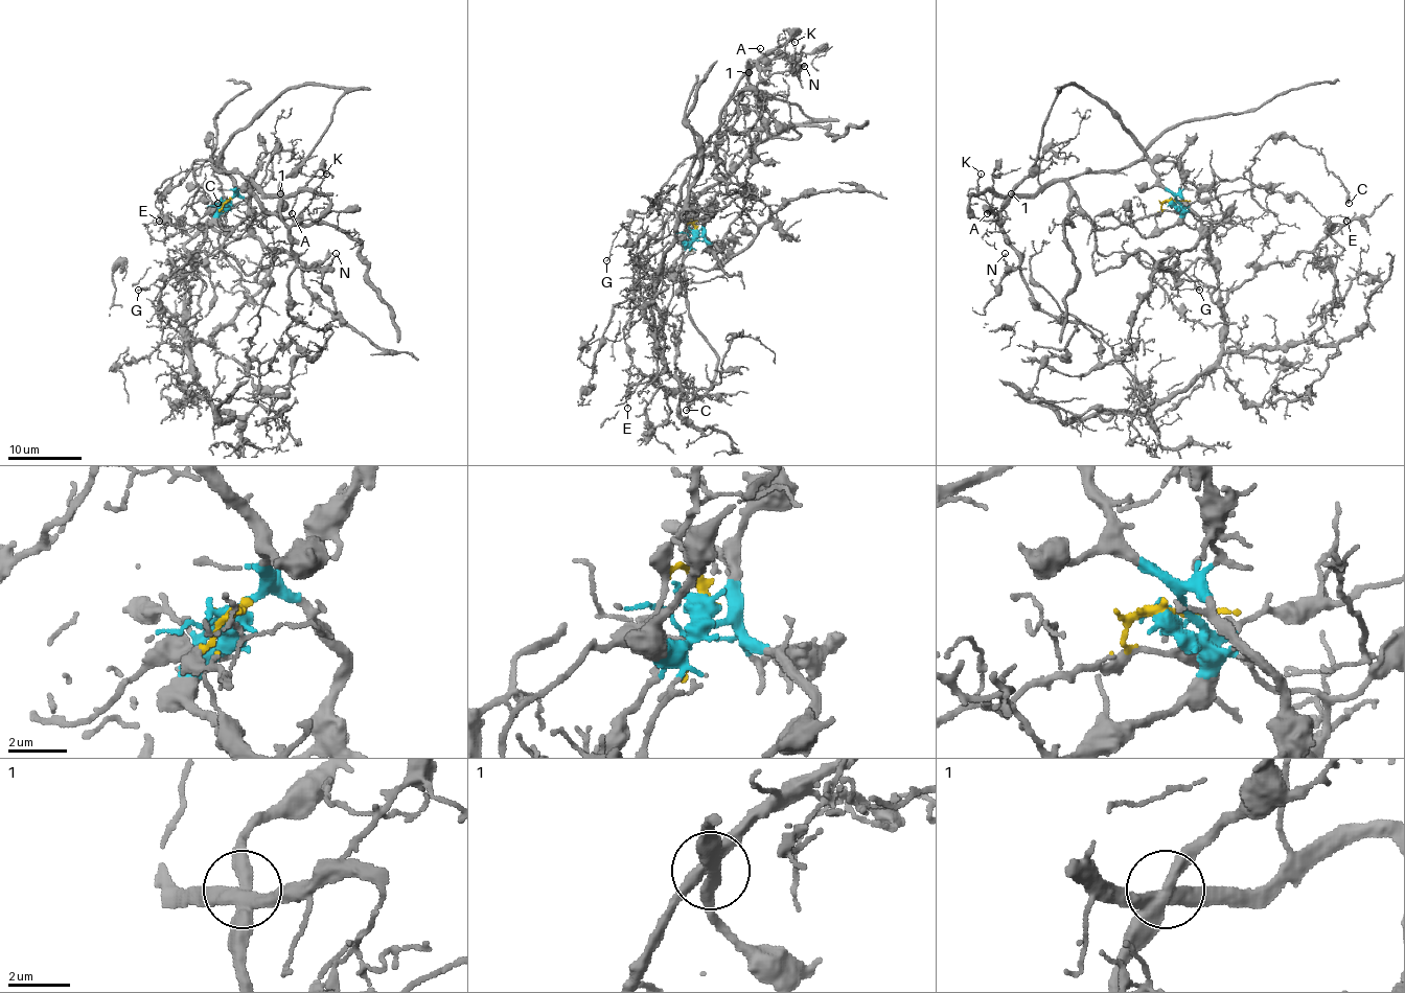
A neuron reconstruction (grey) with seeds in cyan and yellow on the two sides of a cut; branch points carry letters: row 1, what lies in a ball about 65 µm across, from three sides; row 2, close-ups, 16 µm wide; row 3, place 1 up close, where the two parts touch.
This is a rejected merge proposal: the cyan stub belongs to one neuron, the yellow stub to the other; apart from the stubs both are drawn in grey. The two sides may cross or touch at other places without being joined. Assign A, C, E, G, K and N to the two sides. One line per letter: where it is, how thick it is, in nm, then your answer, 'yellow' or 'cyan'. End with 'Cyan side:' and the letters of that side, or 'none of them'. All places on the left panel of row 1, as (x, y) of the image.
A: at (292, 213); 100 nm thick; yellow
C: at (217, 203); 360 nm thick; yellow
E: at (159, 221); 80 nm thick; yellow
G: at (138, 290); 130 nm thick; yellow
K: at (326, 174); 110 nm thick; yellow
N: at (336, 253); 160 nm thick; cyan
Cyan side: N

